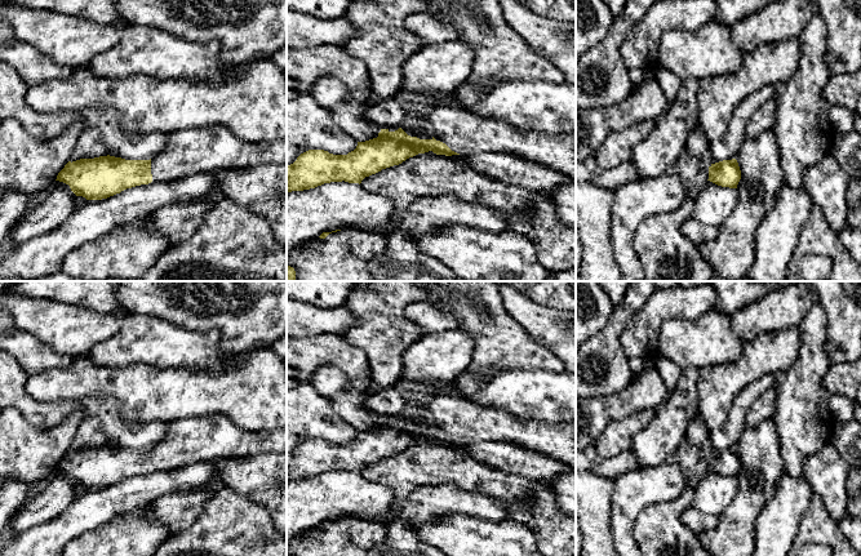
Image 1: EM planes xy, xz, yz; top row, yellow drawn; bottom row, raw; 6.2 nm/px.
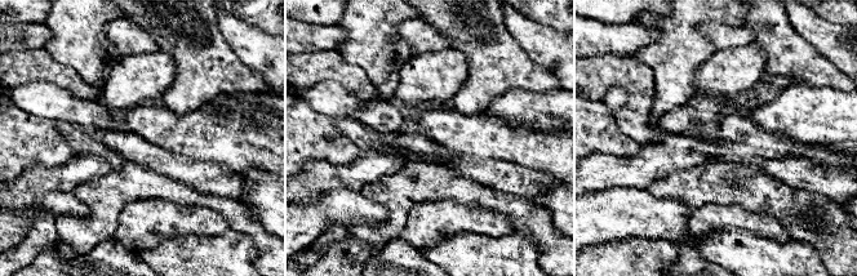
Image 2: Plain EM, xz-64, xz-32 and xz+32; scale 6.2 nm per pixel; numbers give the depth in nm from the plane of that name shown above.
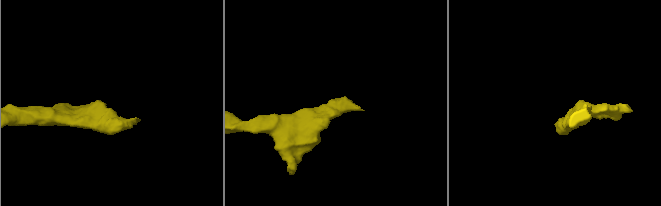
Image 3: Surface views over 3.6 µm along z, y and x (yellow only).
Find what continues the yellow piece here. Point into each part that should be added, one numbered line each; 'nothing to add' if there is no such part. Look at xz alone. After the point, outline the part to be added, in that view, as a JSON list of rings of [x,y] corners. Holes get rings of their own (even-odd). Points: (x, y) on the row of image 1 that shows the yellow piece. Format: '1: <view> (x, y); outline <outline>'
1: xz (462, 130); outline [[[452,106],[418,108],[417,119],[436,141],[457,154],[509,152],[547,165],[576,181],[576,130],[556,134],[524,132],[502,120]]]

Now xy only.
1: xy (211, 148); outline [[[223,125],[164,134],[165,146],[151,159],[152,182],[168,182],[222,169],[245,169],[263,164],[287,165],[287,141],[245,142]]]

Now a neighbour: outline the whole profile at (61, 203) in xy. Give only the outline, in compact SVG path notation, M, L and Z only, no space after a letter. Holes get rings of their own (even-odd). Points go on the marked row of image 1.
M53 186L41 205L25 213L10 232L10 237L21 244L50 232L62 224L76 208L76 195L72 191Z

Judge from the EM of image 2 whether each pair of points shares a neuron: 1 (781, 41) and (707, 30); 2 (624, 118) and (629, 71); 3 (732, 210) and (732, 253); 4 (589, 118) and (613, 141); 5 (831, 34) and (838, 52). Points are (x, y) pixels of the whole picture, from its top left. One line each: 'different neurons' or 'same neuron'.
1: different neurons
2: same neuron
3: different neurons
4: same neuron
5: same neuron

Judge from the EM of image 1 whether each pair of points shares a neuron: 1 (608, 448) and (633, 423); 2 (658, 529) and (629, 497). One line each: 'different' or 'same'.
1: same
2: different

